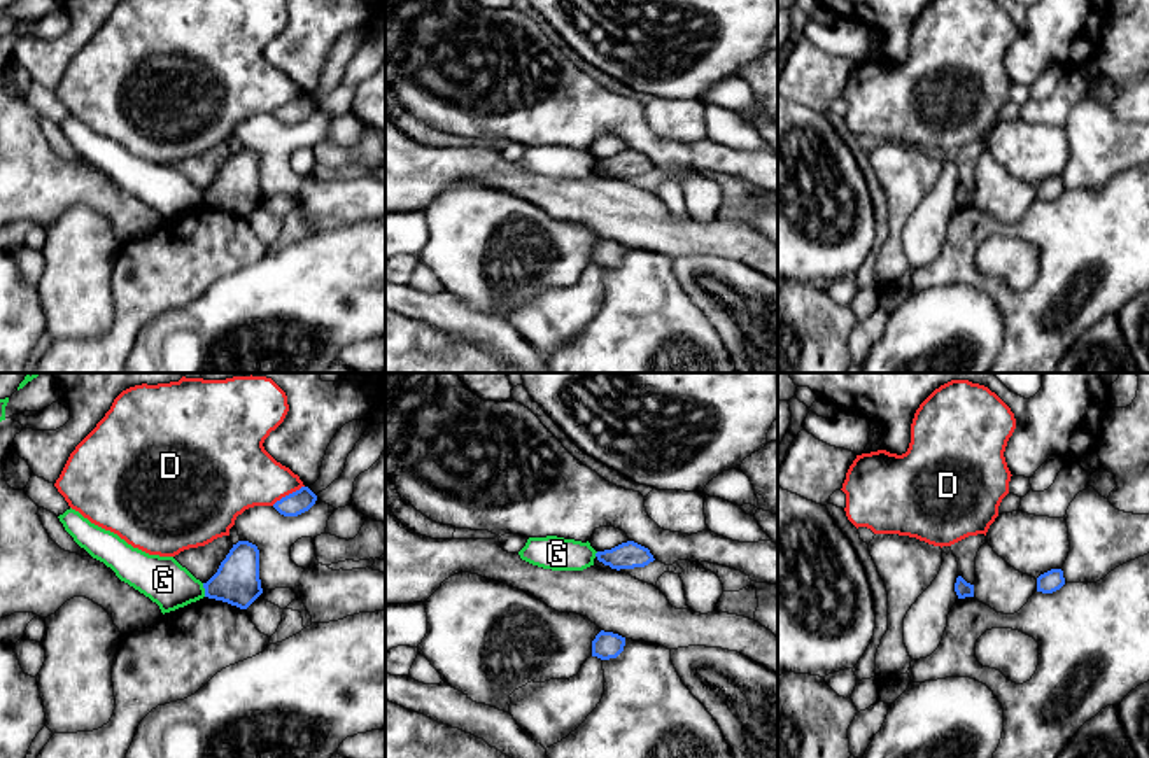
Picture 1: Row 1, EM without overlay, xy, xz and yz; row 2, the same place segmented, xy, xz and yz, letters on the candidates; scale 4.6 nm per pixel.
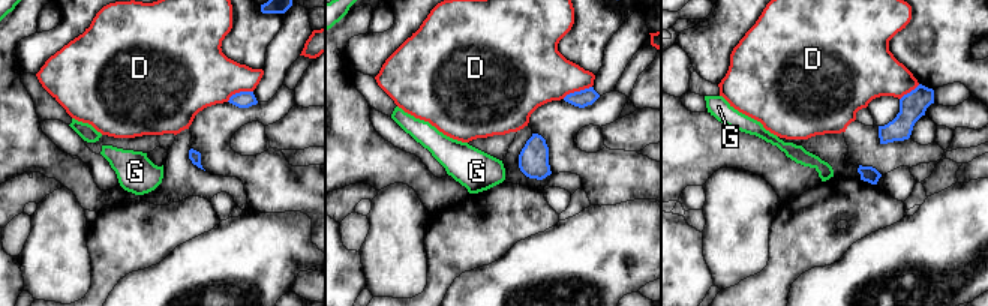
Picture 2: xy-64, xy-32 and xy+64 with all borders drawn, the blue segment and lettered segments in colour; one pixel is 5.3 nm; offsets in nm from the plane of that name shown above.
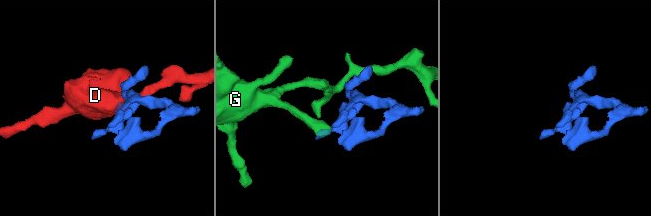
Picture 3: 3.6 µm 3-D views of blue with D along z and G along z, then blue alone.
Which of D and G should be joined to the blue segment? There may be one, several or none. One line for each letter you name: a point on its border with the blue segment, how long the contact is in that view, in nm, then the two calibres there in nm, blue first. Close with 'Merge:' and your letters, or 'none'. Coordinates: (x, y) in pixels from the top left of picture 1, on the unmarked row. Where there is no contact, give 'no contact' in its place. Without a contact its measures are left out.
Merge: none

